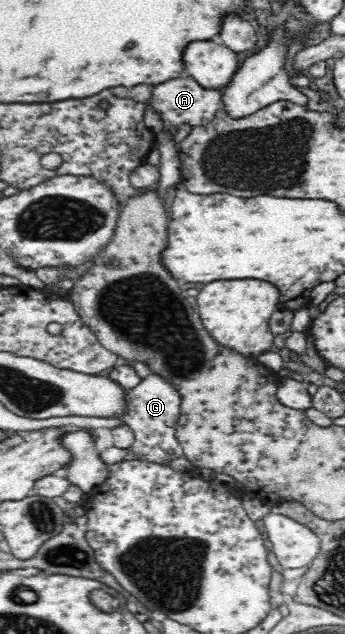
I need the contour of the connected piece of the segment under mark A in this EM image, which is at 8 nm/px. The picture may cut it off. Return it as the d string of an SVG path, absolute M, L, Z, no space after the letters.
M181 75L176 79L169 79L164 83L154 86L152 97L148 104L161 115L165 129L176 131L176 127L182 123L188 123L193 127L208 123L215 116L216 111L223 105L223 90L210 90L200 86L193 77Z

